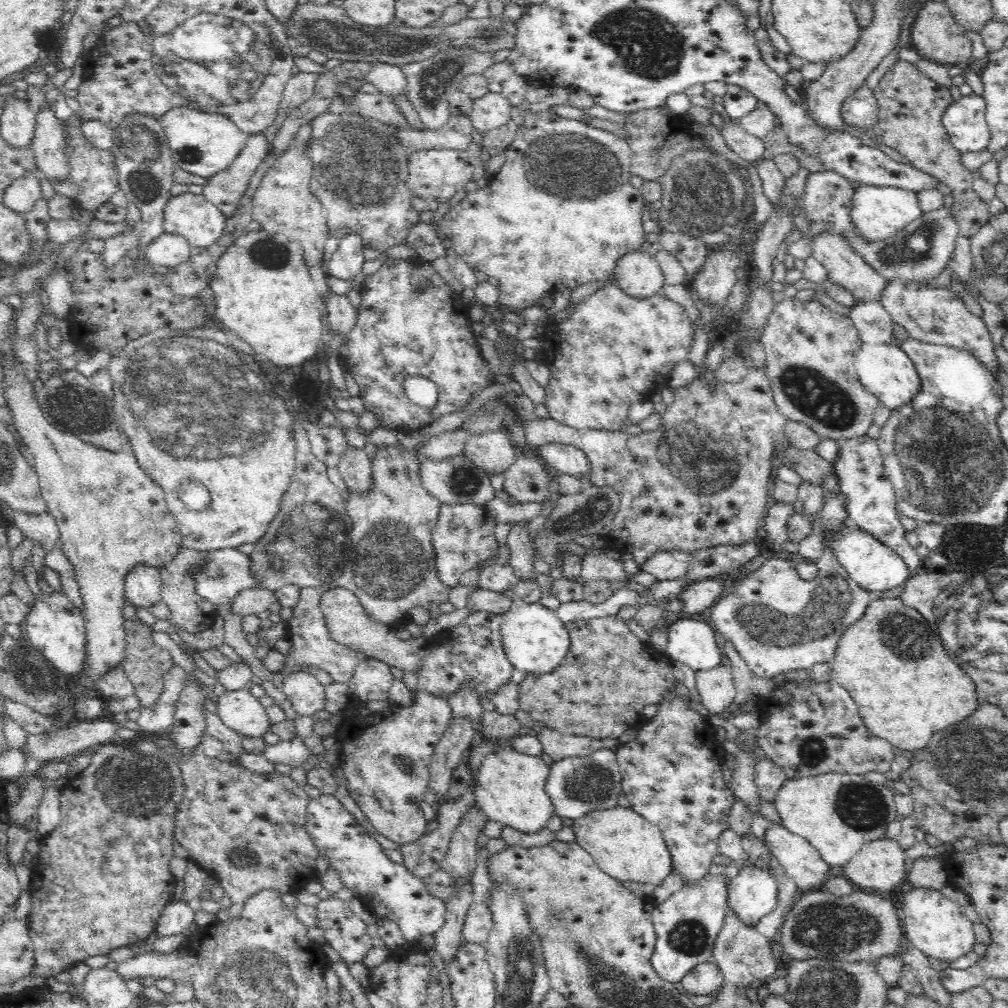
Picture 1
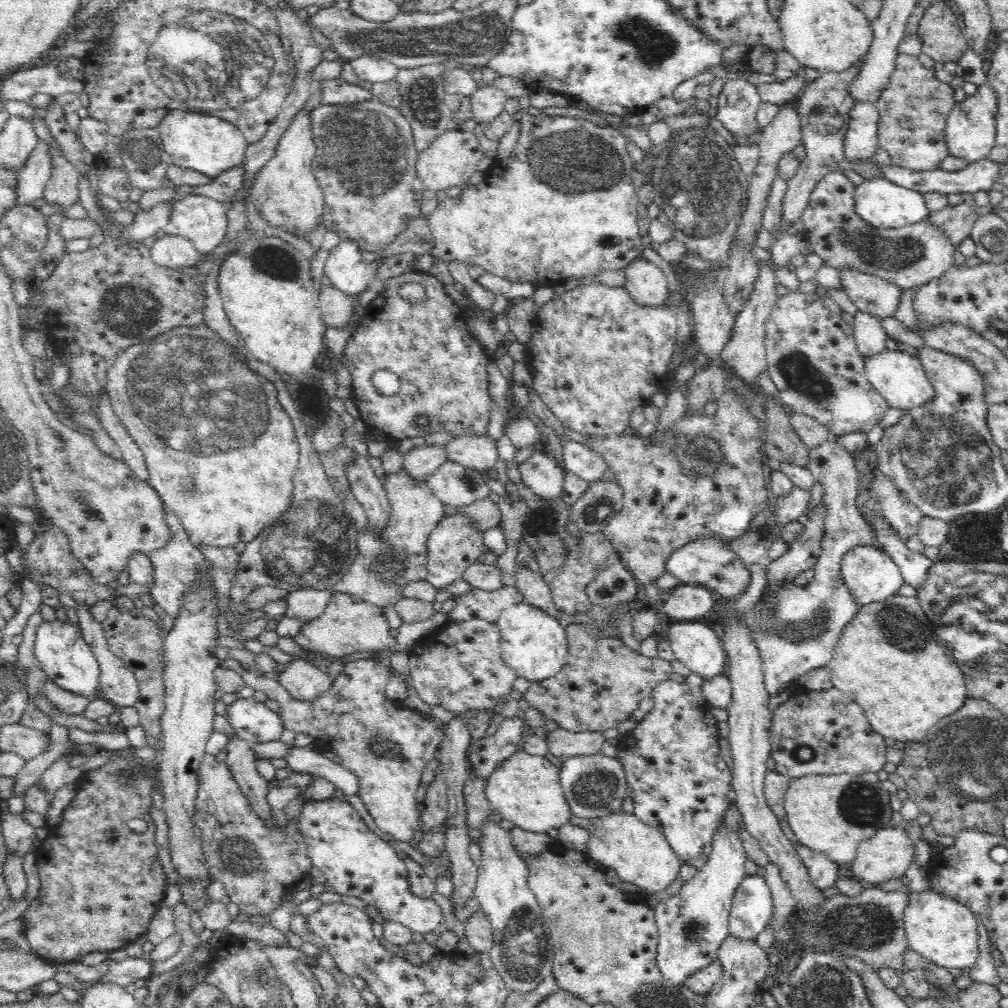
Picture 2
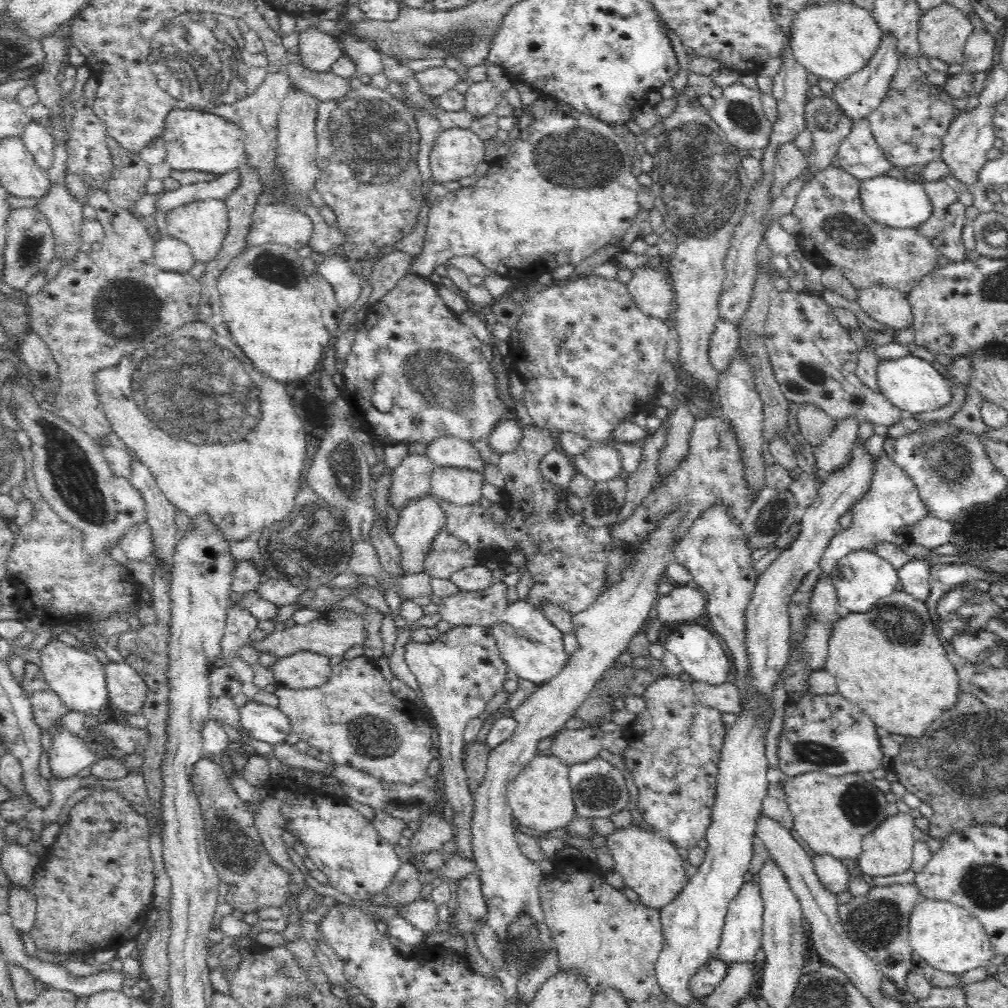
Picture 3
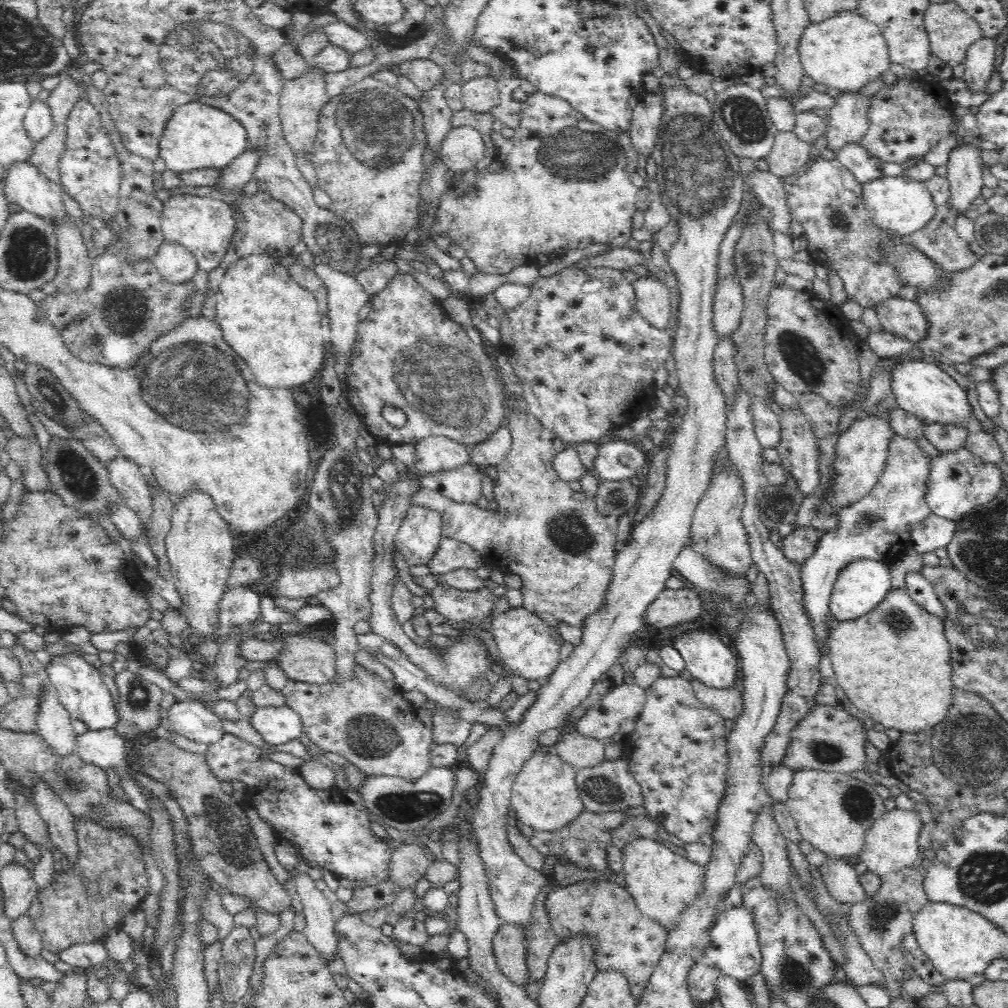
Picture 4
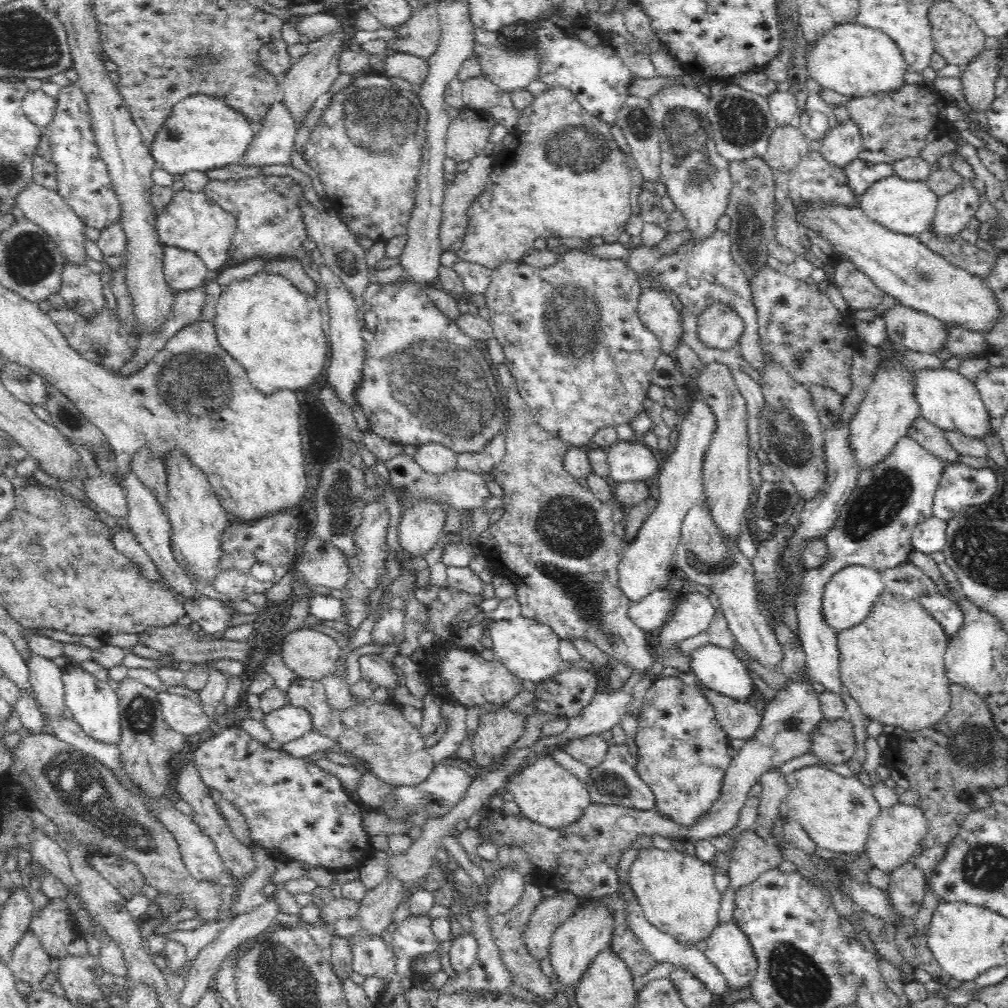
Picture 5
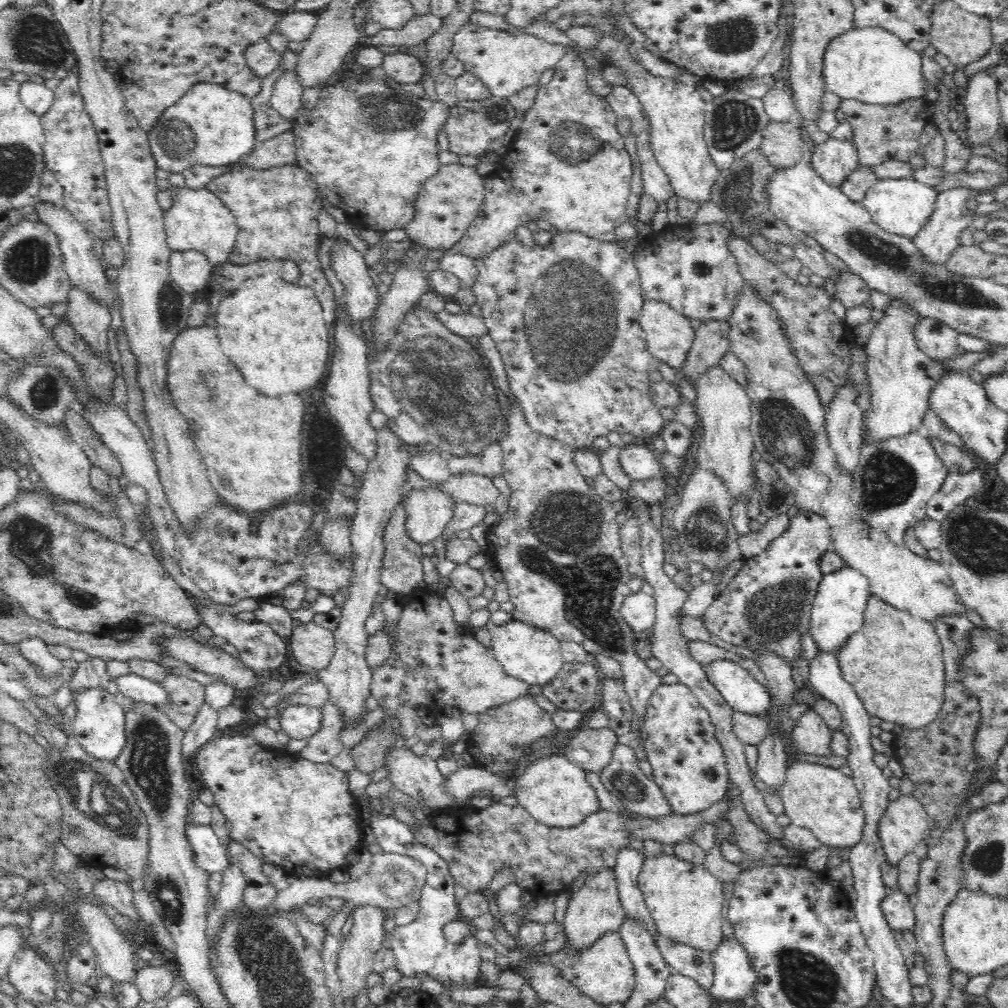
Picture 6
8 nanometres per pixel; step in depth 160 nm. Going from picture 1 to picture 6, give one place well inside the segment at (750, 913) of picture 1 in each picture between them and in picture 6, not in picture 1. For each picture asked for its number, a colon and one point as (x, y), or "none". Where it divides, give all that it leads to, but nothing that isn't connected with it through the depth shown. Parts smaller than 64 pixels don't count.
2: (752, 905)
3: (742, 936)
4: (735, 949)
5: (727, 947)
6: (734, 977)

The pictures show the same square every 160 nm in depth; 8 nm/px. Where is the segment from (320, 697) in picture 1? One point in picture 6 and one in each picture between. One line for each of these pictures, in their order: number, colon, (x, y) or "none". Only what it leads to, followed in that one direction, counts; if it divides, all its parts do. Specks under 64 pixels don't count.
2: (304, 682)
3: (303, 670)
4: (303, 659)
5: (310, 654)
6: (312, 647)

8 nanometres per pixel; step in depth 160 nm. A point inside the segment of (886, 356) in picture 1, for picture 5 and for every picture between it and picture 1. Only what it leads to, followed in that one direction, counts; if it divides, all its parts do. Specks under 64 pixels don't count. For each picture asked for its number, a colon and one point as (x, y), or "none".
2: (900, 378)
3: (912, 384)
4: (921, 388)
5: (947, 399)

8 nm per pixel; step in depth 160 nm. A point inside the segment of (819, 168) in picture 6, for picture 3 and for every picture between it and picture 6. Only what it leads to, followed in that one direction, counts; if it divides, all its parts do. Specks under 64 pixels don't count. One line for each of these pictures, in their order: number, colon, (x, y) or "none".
3: (857, 95)
4: (848, 122)
5: (841, 144)

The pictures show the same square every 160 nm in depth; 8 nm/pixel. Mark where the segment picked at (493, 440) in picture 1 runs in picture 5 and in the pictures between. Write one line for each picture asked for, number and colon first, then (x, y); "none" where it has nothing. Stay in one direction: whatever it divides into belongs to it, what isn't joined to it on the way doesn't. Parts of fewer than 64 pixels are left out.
2: (477, 452)
3: (446, 451)
4: (434, 454)
5: (435, 458)

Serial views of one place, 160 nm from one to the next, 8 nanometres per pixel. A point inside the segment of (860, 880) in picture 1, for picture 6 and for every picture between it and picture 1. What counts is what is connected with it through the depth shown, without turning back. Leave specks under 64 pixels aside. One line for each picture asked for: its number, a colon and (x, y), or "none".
2: (884, 857)
3: (888, 850)
4: (892, 843)
5: (895, 835)
6: (904, 823)

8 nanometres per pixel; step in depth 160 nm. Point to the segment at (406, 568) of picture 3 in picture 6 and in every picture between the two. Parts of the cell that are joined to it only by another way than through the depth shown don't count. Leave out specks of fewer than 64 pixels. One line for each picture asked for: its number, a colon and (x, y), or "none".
4: (418, 538)
5: (422, 524)
6: (428, 511)

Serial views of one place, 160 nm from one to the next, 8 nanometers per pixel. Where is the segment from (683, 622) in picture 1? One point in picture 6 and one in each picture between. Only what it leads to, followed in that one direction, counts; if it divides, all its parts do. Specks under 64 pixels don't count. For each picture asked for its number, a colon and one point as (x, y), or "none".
2: (699, 646)
3: (698, 650)
4: (708, 660)
5: (718, 669)
6: (740, 690)

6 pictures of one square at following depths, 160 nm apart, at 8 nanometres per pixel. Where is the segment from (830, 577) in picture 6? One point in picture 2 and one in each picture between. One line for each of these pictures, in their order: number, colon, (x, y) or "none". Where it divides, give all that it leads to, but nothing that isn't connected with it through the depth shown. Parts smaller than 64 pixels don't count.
2: (871, 575)
3: (862, 578)
4: (863, 583)
5: (849, 596)

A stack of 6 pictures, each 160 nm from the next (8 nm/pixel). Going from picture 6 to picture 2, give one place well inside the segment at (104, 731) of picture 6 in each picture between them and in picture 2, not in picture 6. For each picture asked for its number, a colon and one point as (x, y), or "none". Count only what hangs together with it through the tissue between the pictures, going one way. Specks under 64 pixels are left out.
2: (67, 659)
3: (77, 677)
4: (81, 689)
5: (95, 706)

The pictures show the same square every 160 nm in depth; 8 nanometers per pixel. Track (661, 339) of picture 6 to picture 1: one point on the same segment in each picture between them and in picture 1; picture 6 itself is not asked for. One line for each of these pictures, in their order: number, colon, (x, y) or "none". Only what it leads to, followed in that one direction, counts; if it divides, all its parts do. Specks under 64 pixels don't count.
1: (638, 274)
2: (646, 283)
3: (650, 290)
4: (653, 302)
5: (656, 310)

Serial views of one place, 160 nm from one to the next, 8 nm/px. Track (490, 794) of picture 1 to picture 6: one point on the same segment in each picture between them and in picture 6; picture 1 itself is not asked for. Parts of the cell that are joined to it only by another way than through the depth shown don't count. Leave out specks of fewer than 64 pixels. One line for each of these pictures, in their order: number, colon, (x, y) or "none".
2: (525, 789)
3: (540, 797)
4: (544, 796)
5: (546, 793)
6: (554, 791)

